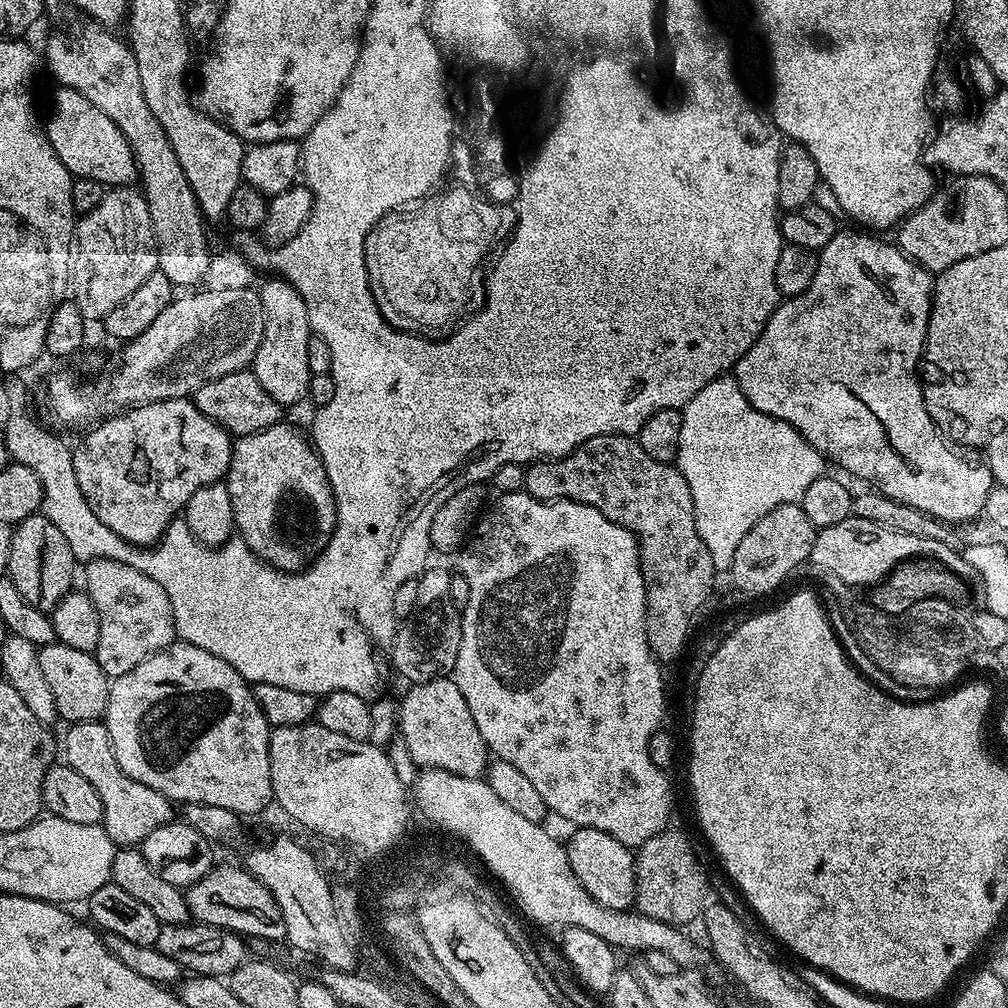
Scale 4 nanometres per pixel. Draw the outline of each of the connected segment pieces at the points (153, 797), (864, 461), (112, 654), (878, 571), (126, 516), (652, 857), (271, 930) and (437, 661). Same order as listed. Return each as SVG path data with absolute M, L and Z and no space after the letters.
M99 720L78 722L68 724L66 730L68 733L64 740L62 736L63 759L71 768L78 770L78 774L82 774L82 778L86 778L86 782L90 782L94 790L98 790L98 798L102 798L104 811L102 827L117 846L143 845L150 830L158 830L158 826L173 823L173 801L158 790L130 778L130 774L126 774L122 766L118 766L118 758L114 754L110 734L104 723Z
M844 230L837 231L834 238L830 238L830 242L826 242L826 246L820 249L818 255L820 261L818 262L818 271L814 273L814 282L810 282L810 287L807 290L802 290L802 294L797 296L787 297L783 302L777 304L776 309L770 314L770 318L766 322L766 326L762 330L762 334L758 334L758 338L754 342L754 346L750 346L750 350L746 350L746 354L742 354L742 358L736 364L734 369L734 375L738 386L742 390L742 394L746 394L746 398L750 402L750 406L754 406L754 410L762 410L762 414L770 414L774 418L782 418L782 422L790 422L790 426L794 426L794 430L798 430L806 438L806 442L810 442L810 446L814 446L814 450L818 450L825 461L837 464L840 468L845 468L852 476L857 476L860 480L872 480L871 487L882 493L884 496L888 496L892 500L898 501L899 504L905 504L911 508L916 508L919 512L925 512L928 516L933 516L936 520L943 520L945 524L949 526L957 526L963 520L972 520L981 515L986 506L986 494L990 494L992 485L994 483L992 478L992 472L988 469L987 464L983 462L977 462L977 464L971 464L964 456L959 456L956 452L951 452L949 445L946 443L943 436L936 431L936 423L930 418L930 414L926 410L924 405L924 389L922 387L921 377L918 375L918 369L922 364L922 357L924 355L924 342L928 338L928 319L930 318L930 310L932 309L932 285L934 283L933 273L928 269L923 268L921 264L915 264L912 259L901 252L896 247L895 243L889 242L888 244L884 240L879 240L879 235L869 234L864 230L856 230L860 232L844 232Z
M106 558L87 561L82 568L82 580L83 576L83 591L94 602L94 610L98 610L100 641L94 655L109 678L130 674L138 662L146 662L146 658L169 648L177 639L170 598L166 598L166 590L154 578L146 578L142 570Z
M850 515L835 526L826 526L817 531L812 547L811 563L816 563L829 576L837 576L846 585L877 585L893 568L913 558L933 556L935 563L947 568L964 581L969 589L983 589L984 580L975 568L963 558L962 551L952 549L947 540L934 542L934 538L922 538L918 534L902 534L902 530L890 530L870 518Z
M188 398L137 404L134 408L103 419L95 426L89 427L81 436L84 437L81 438L80 445L75 445L72 448L72 465L74 466L74 478L78 478L78 490L82 490L90 510L94 510L94 514L98 514L98 522L102 522L102 526L110 526L110 530L114 530L114 534L118 534L118 538L136 544L140 548L158 543L164 537L164 531L168 529L168 525L183 513L185 506L190 502L190 498L198 490L202 490L202 486L221 483L227 477L234 443L233 437L225 428L218 426L218 422L206 418L206 414L202 414L202 410L198 410L198 406Z
M665 830L654 834L635 853L636 902L635 911L677 926L688 926L703 917L704 911L714 902L708 872L700 865L692 844L680 832Z
M217 863L211 872L186 889L188 914L193 921L239 932L245 938L257 936L260 940L283 941L287 934L282 910L274 894L248 870L236 864Z
M429 566L418 577L418 602L410 615L397 627L390 649L390 664L409 685L425 684L447 677L458 662L458 646L462 642L462 612L452 601L452 580L440 568Z

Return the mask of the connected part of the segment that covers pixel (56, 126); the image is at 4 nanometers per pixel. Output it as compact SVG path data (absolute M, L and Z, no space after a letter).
M57 87L52 96L52 113L46 116L46 131L54 154L62 158L73 177L90 178L105 186L128 186L137 179L136 159L118 126L78 90Z

